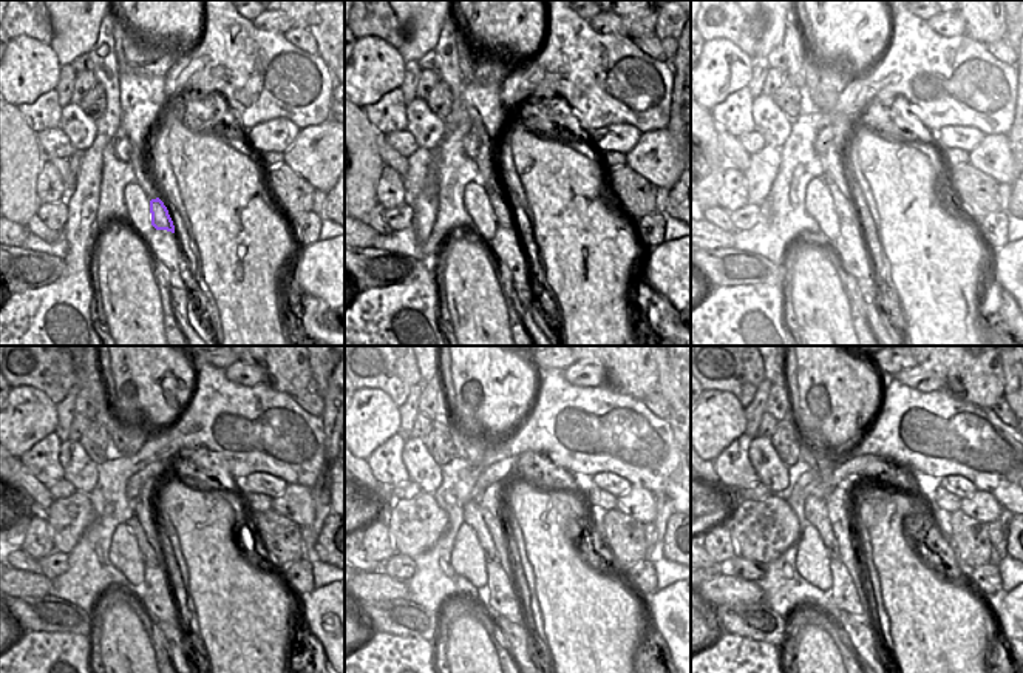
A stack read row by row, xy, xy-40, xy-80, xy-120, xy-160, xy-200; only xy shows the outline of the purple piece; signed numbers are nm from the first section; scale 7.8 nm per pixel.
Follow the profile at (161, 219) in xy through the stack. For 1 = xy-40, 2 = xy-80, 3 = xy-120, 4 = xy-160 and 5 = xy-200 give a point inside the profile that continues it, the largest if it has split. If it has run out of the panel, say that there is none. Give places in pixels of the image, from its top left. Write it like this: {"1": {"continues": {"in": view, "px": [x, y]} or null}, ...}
{"1": {"continues": {"in": "xy-40", "px": [504, 212]}}, "2": {"continues": {"in": "xy-80", "px": [846, 210]}}, "3": {"continues": {"in": "xy-120", "px": [146, 550]}}, "4": {"continues": {"in": "xy-160", "px": [472, 516]}}, "5": {"continues": {"in": "xy-200", "px": [815, 511]}}}

